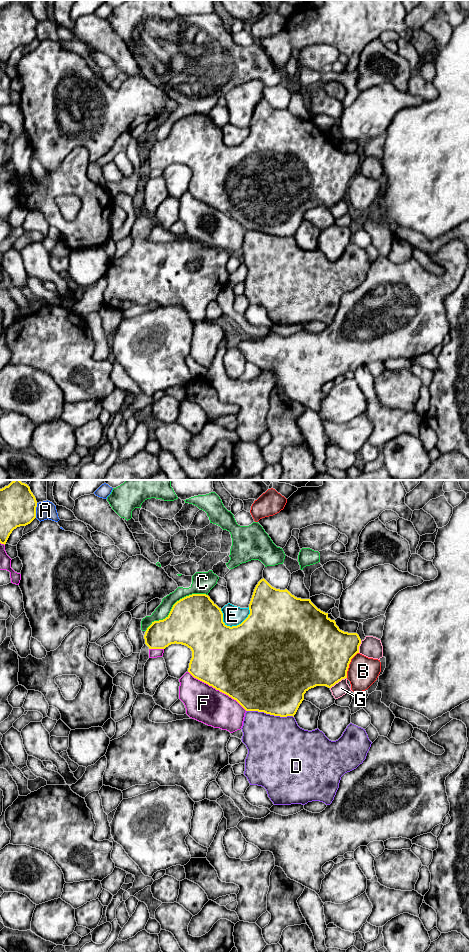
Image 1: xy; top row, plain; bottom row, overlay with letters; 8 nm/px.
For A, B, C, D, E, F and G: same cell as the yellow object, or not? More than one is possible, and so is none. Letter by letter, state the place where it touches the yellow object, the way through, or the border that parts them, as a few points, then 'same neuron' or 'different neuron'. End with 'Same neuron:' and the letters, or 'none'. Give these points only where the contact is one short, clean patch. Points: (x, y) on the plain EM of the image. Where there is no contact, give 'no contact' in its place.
A: meets yellow in xy at (35, 30); different neuron
B: meets yellow in xy at (348, 185); different neuron
C: meets yellow in xy at (174, 124); different neuron
D: meets yellow in xy at (270, 234); same neuron
E: meets yellow in xy at (239, 144); different neuron
F: meets yellow in xy at (217, 209); different neuron
G: meets yellow in xy at (337, 202); different neuron
Same neuron: D

